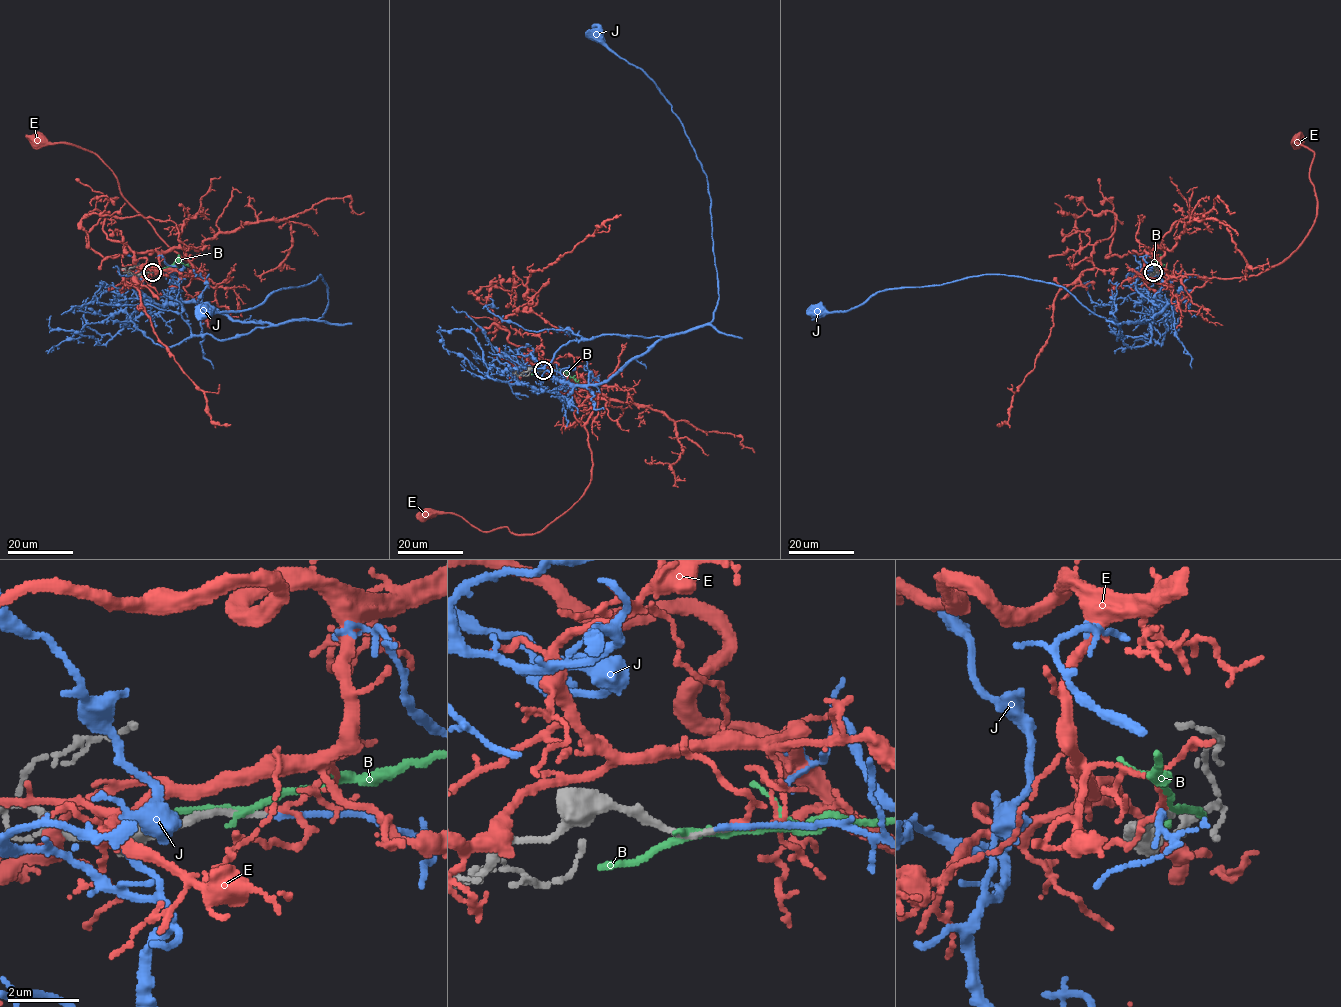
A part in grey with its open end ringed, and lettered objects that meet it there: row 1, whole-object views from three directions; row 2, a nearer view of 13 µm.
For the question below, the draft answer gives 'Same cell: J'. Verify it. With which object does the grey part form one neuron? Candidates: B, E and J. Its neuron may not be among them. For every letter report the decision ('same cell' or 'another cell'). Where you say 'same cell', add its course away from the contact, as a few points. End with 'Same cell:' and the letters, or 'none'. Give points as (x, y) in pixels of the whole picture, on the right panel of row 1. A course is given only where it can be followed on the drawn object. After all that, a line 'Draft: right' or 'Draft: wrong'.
B: another cell
E: another cell
J: same cell | via (1153, 272), (1168, 302), (1143, 321), (1107, 320), (1066, 289), (1004, 274), (887, 288), (847, 311), (817, 311)
Same cell: J
Draft: right

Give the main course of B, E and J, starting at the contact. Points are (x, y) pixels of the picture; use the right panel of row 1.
B: (1154, 272), (1152, 265), (1155, 262), (1167, 265)
E: (1153, 272), (1144, 259), (1156, 248), (1168, 275), (1232, 278), (1297, 248), (1316, 217), (1314, 154), (1298, 141)
J: (1153, 272), (1168, 302), (1143, 321), (1107, 320), (1066, 289), (1004, 274), (887, 288), (847, 311), (817, 311)

